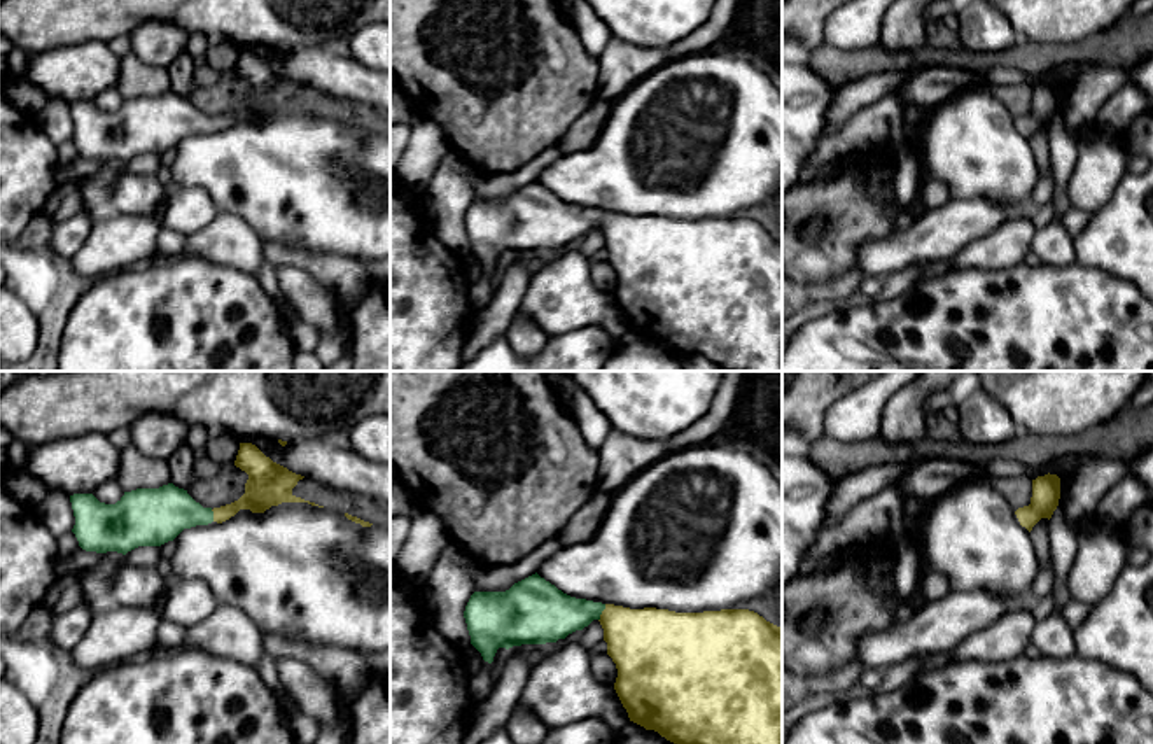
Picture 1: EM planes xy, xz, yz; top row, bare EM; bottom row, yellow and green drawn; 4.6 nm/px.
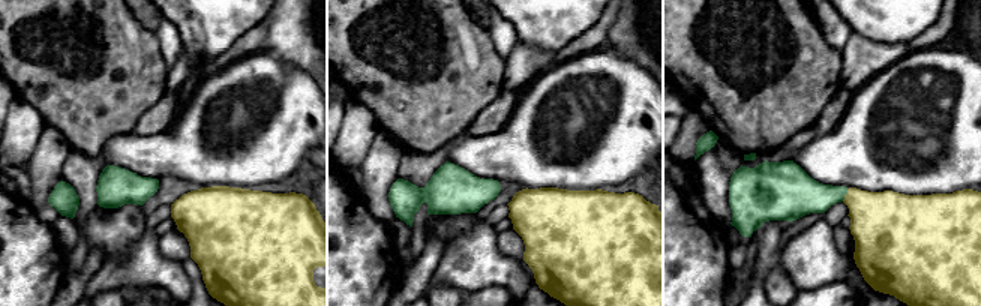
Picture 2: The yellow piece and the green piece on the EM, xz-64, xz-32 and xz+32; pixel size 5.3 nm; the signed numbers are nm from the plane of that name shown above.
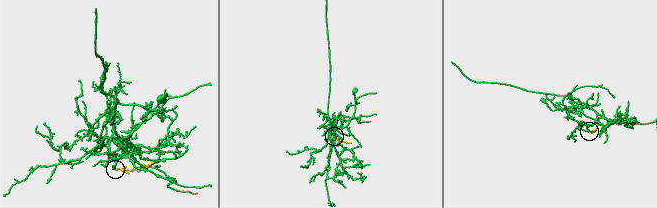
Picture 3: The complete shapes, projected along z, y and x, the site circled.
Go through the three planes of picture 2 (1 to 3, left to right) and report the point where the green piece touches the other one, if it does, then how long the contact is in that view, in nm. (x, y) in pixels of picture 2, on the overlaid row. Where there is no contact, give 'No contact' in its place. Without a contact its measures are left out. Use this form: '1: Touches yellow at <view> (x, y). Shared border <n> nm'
1: No contact
2: No contact
3: Touches yellow at xz+32 (845, 195). Shared border 70 nm

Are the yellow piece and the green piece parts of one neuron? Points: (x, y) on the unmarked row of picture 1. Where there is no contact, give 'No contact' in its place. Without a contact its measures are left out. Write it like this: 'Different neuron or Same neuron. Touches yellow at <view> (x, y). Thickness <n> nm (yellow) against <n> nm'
Same neuron. Touches yellow at xz (602, 221). Thickness 340 nm (yellow) against 240 nm

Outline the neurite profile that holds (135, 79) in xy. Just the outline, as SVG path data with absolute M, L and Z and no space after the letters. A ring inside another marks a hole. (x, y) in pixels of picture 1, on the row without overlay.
M133 53L121 61L115 89L124 100L159 96L171 91L168 70L142 63Z

